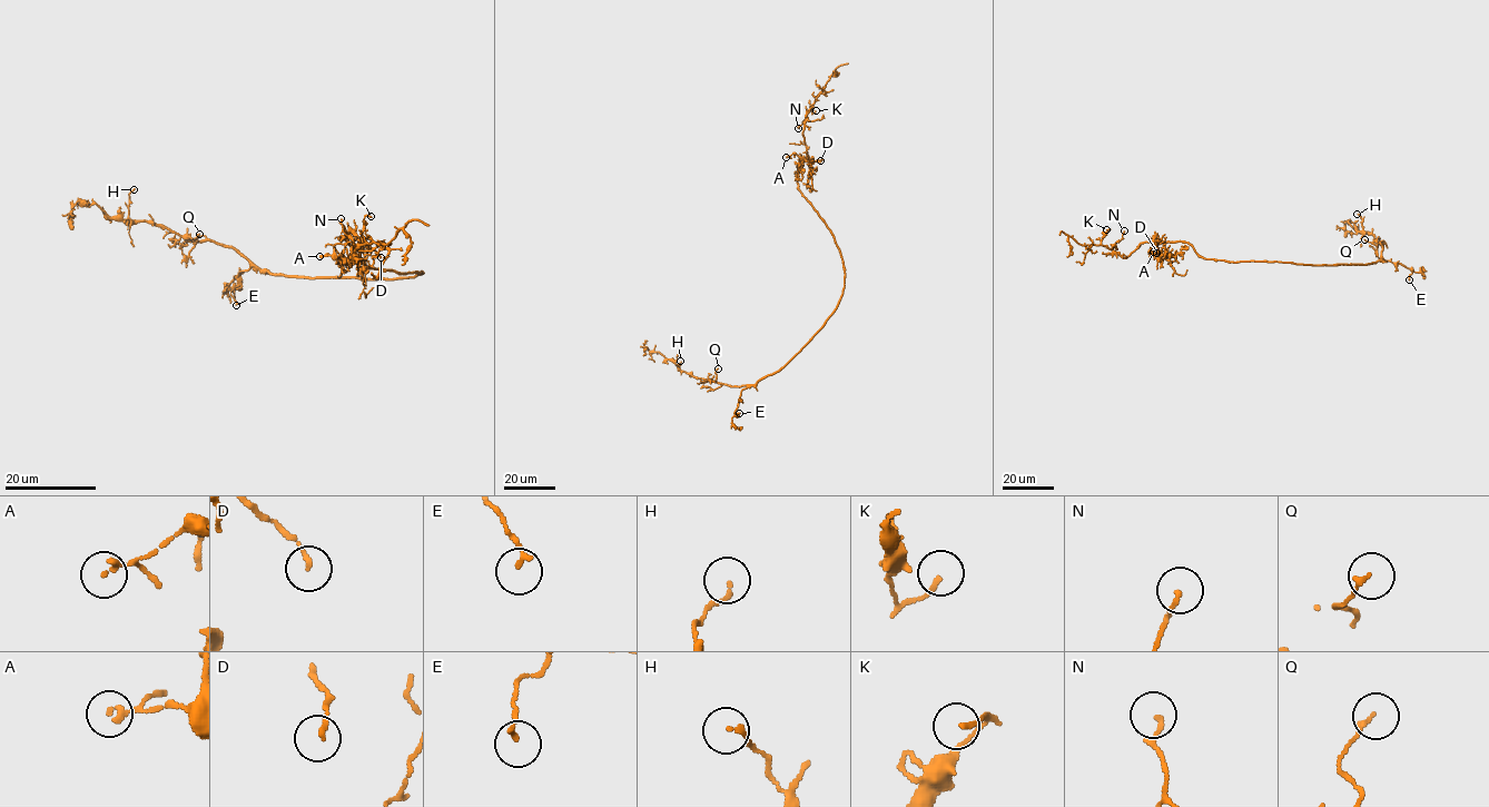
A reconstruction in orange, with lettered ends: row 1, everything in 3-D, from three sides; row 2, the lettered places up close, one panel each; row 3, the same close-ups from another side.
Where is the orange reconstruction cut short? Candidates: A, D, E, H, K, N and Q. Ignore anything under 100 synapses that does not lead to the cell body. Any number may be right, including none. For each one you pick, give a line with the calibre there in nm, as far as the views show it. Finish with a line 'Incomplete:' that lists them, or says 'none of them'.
Incomplete: none of them

